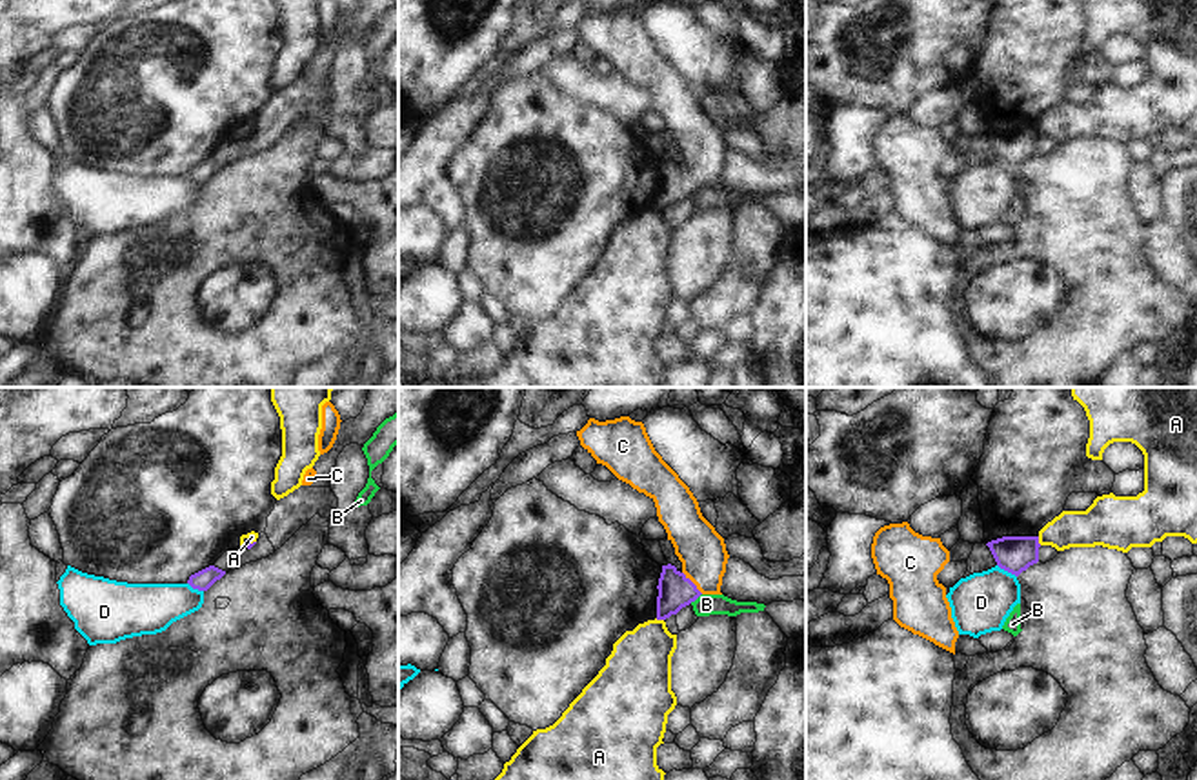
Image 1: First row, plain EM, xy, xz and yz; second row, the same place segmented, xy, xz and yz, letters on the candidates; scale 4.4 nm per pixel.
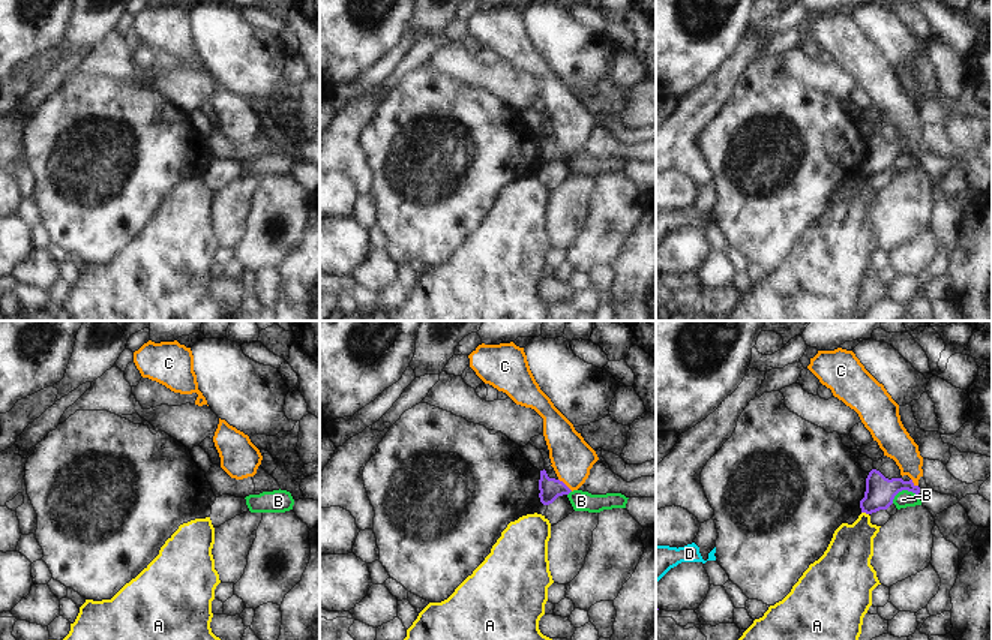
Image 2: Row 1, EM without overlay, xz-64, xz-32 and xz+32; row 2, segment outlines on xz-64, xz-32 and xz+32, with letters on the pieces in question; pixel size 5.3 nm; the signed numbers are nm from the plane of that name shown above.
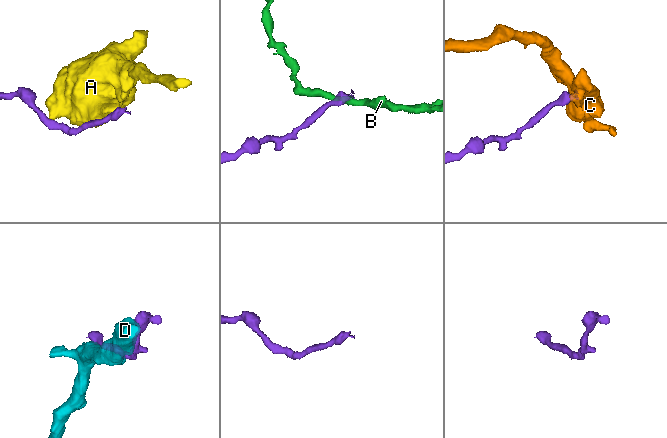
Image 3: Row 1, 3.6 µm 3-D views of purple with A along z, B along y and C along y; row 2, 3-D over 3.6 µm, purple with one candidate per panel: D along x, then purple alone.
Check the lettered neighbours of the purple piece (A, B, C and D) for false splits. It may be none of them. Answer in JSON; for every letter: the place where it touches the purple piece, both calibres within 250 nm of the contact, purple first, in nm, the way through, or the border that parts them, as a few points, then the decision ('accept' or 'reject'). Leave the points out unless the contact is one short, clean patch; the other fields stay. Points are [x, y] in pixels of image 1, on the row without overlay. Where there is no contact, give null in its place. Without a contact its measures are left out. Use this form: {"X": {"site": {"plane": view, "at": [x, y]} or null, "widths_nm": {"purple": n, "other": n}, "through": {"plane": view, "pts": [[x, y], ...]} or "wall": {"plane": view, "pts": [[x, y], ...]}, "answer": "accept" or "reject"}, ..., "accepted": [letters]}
{"A": {"site": {"plane": "yz", "at": [1037, 133]}, "widths_nm": {"purple": 160, "other": 170}, "wall": {"plane": "yz", "pts": [[1037, 130], [1041, 137]]}, "answer": "reject"}, "B": {"site": {"plane": "xz", "at": [695, 191]}, "widths_nm": {"purple": 160, "other": 100}, "wall": {"plane": "xz", "pts": [[701, 186], [690, 195]]}, "answer": "reject"}, "C": {"site": {"plane": "xz", "at": [692, 175]}, "widths_nm": {"purple": 160, "other": 200}, "through": {"plane": "xz", "pts": [[675, 184], [692, 175], [701, 166], [701, 142]]}, "answer": "accept"}, "D": {"site": {"plane": "yz", "at": [1006, 162]}, "widths_nm": {"purple": 160, "other": 260}, "answer": "reject"}, "accepted": ["C"]}

